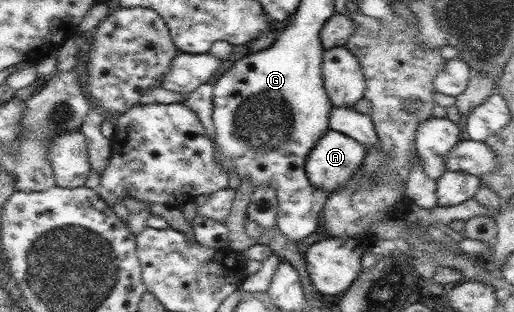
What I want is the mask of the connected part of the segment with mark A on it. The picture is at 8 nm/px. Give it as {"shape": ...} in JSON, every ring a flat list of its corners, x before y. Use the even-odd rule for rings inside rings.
{"shape":[[328,129,306,158,306,175,314,186,331,194,340,190,364,162,366,148,356,139]]}

